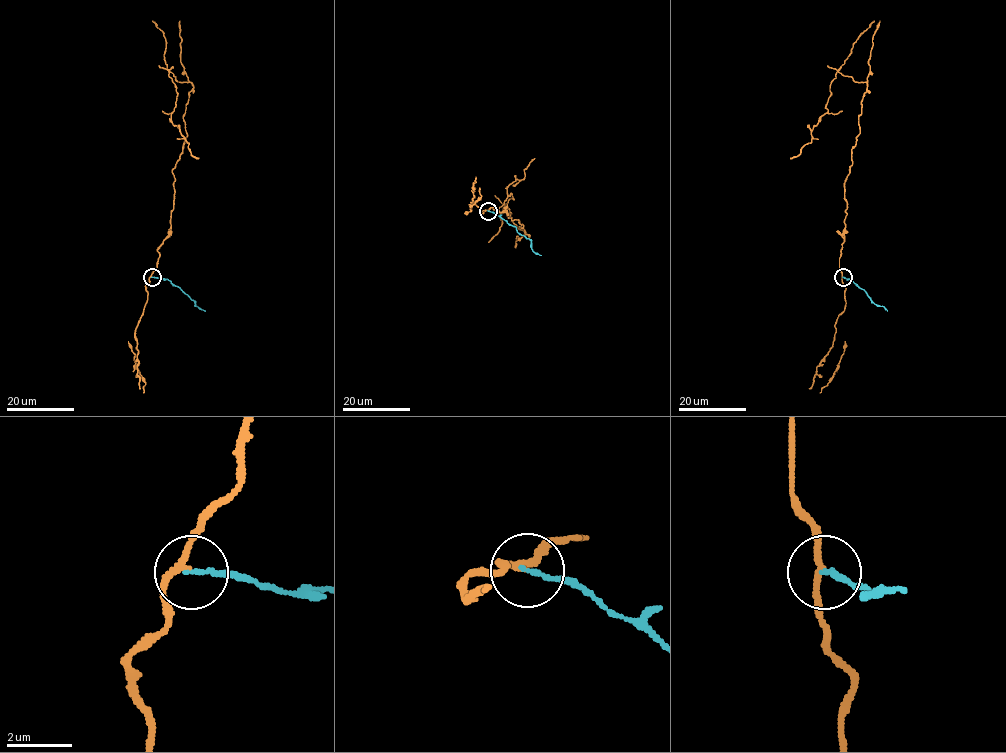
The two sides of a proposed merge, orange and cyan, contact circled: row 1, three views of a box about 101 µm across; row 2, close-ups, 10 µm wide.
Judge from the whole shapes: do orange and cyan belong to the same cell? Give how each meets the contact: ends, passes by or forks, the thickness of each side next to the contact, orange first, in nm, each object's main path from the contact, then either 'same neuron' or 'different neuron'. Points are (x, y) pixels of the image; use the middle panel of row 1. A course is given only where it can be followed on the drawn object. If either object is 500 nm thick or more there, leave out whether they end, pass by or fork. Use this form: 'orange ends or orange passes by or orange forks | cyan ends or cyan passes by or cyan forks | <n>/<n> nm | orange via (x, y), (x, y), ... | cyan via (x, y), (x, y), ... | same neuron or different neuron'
orange passes by | cyan ends | 160/140 nm | orange via (488, 210), (510, 212), (529, 235), (505, 204), (513, 198), (507, 187), (524, 177), (535, 158) | cyan via (488, 210), (514, 226), (530, 241), (532, 249), (541, 255) | different neuron

